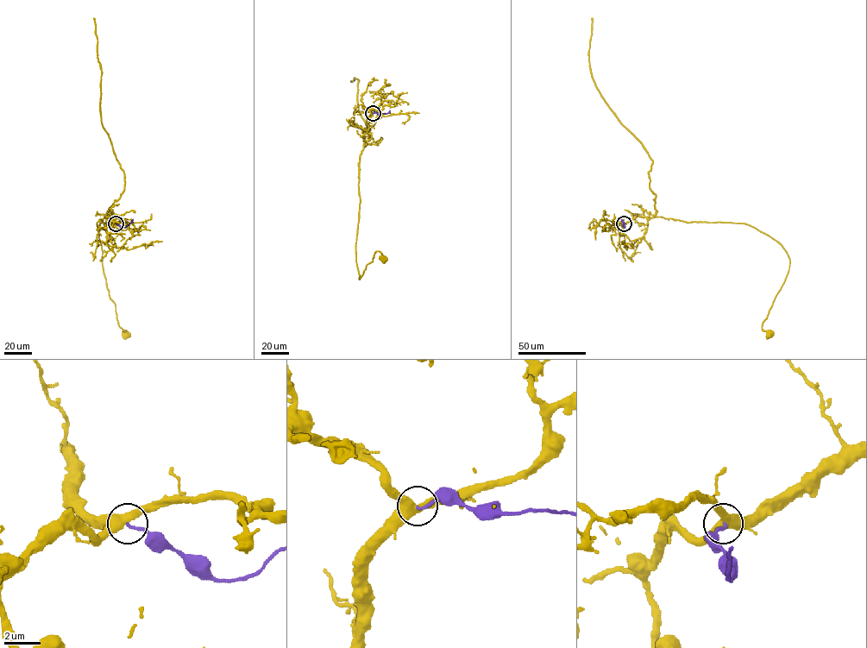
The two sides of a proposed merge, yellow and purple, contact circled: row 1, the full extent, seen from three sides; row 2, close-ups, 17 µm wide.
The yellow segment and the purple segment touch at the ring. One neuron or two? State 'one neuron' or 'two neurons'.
two neurons

